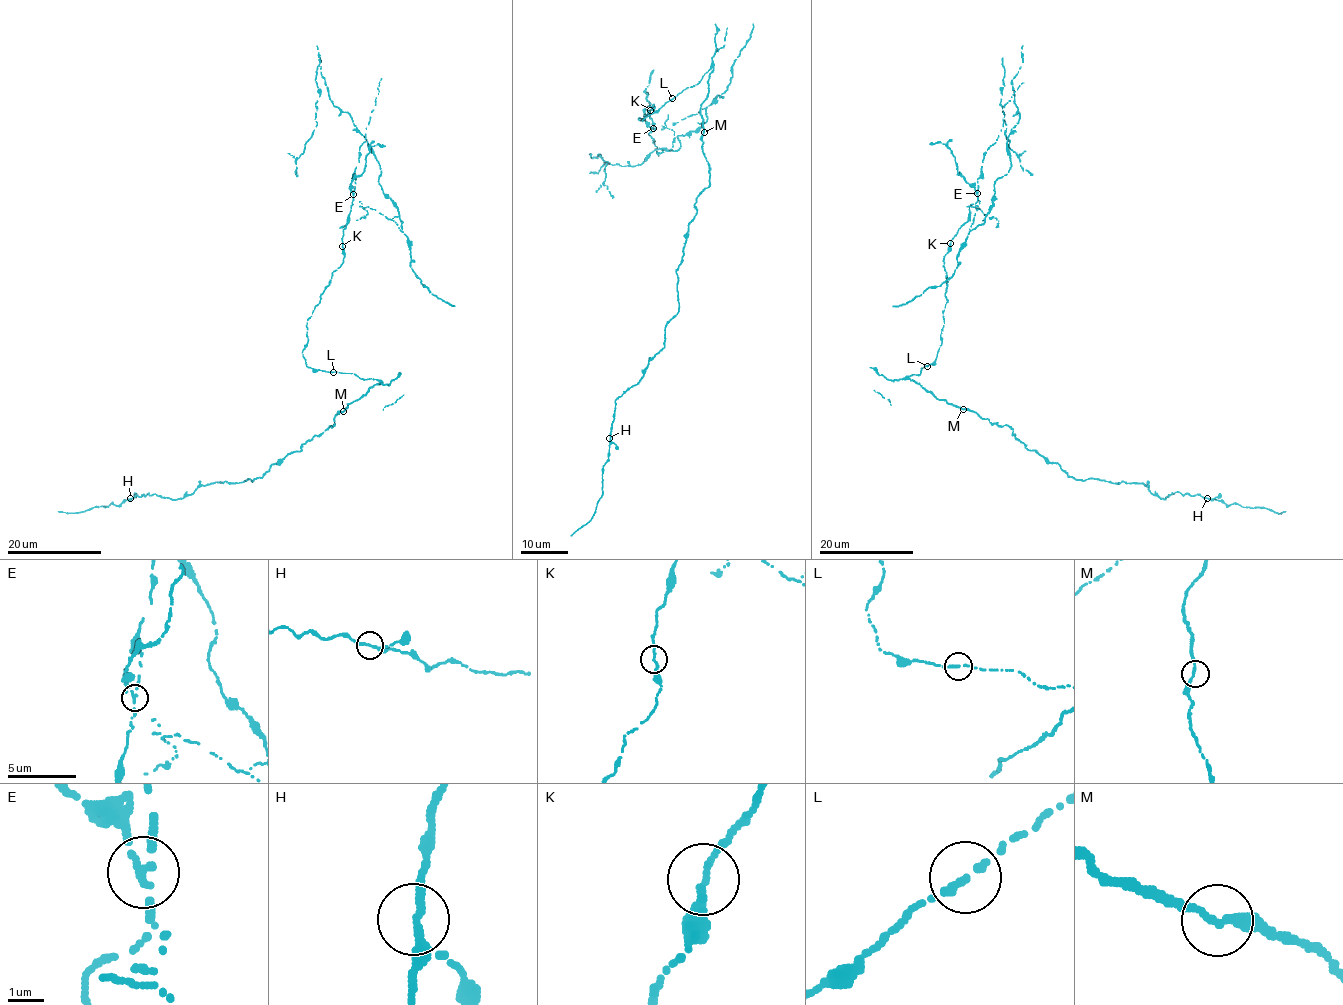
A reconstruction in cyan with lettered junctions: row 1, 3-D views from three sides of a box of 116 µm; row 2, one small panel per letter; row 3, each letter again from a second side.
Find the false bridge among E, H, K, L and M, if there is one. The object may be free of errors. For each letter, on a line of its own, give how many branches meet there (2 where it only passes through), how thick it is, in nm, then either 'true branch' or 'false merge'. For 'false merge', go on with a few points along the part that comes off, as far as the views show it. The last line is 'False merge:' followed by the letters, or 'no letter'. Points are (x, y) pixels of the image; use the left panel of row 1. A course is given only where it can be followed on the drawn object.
E: branches 3; calibre 180 nm; false merge
H: branches 3; calibre 200 nm; true branch
K: branches 2; calibre 200 nm; true branch
L: branches 2; calibre 200 nm; true branch
M: branches 2; calibre 200 nm; true branch
False merge: E

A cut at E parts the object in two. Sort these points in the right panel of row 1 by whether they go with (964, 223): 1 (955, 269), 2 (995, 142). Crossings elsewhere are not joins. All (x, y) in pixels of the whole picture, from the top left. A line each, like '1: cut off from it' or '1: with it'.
1: cut off from it
2: with it

